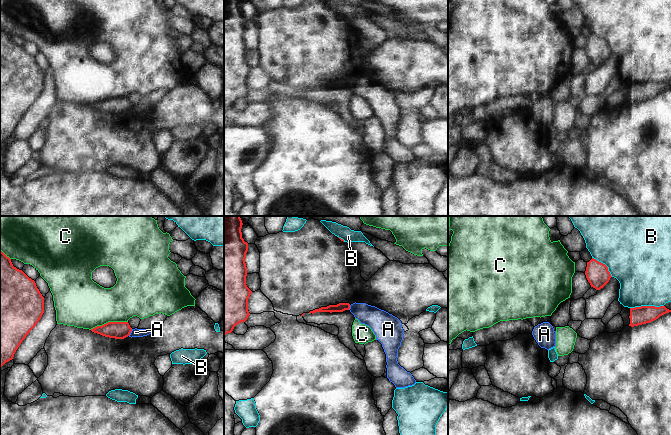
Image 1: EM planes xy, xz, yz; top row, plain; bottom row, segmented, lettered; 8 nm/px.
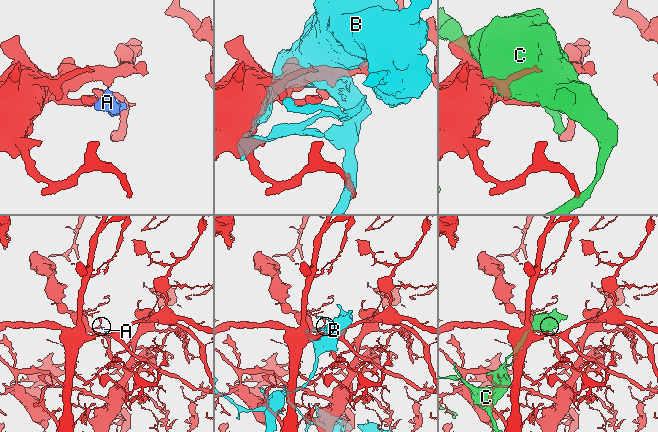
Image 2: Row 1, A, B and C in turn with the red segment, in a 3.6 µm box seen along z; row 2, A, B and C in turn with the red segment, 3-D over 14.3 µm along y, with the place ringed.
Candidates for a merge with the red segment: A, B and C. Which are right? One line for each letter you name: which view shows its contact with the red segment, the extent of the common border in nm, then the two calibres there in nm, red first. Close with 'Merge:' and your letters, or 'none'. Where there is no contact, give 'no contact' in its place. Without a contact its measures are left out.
Merge: none

